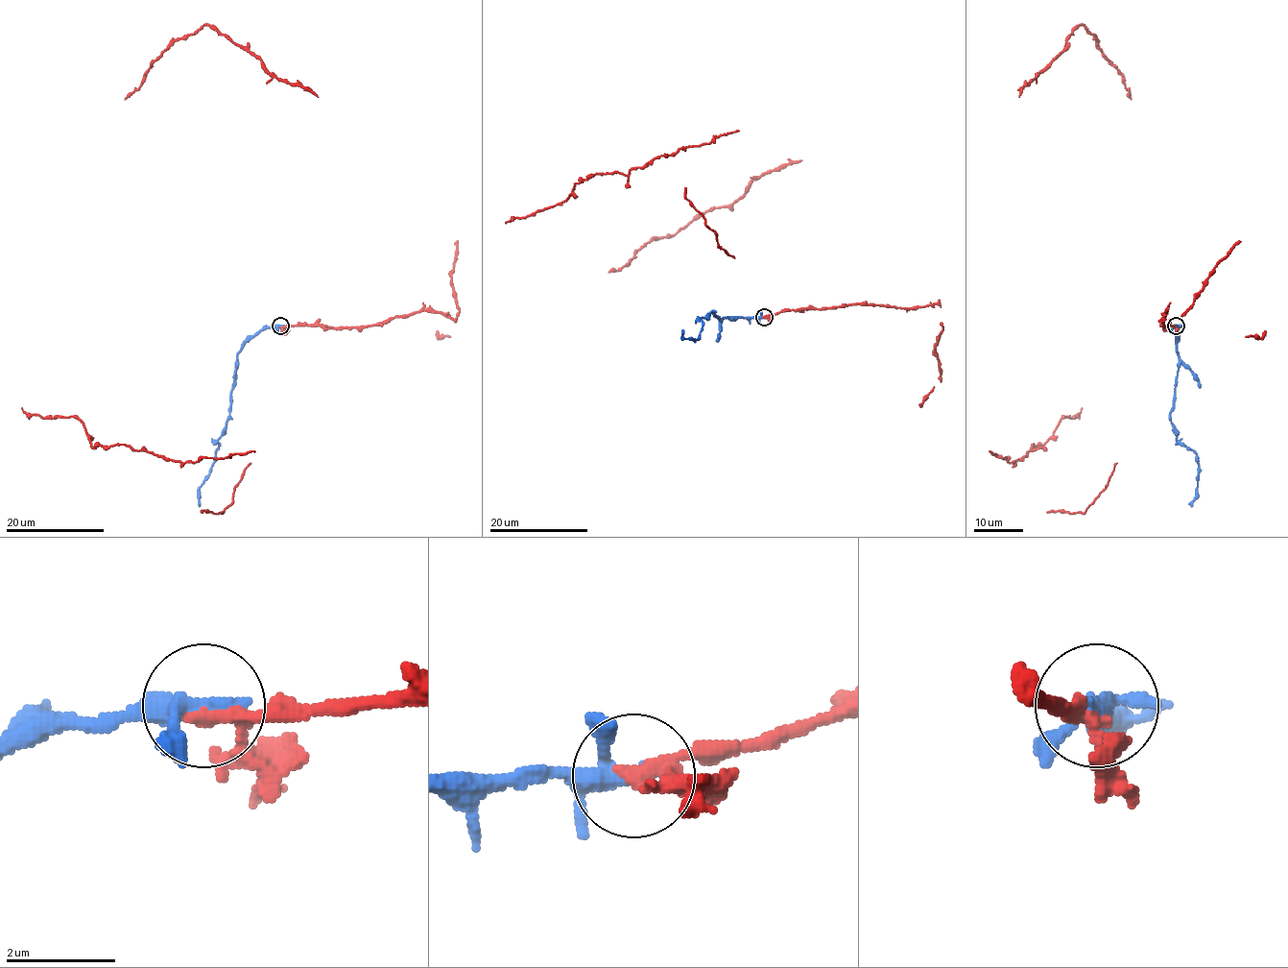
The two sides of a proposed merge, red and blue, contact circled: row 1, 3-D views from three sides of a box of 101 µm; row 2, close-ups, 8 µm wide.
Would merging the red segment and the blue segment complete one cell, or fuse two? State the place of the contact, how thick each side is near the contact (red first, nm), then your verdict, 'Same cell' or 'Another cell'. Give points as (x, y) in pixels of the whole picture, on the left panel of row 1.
Place: (280, 326). Thickness 240 nm (red) against 280 nm. Same cell

